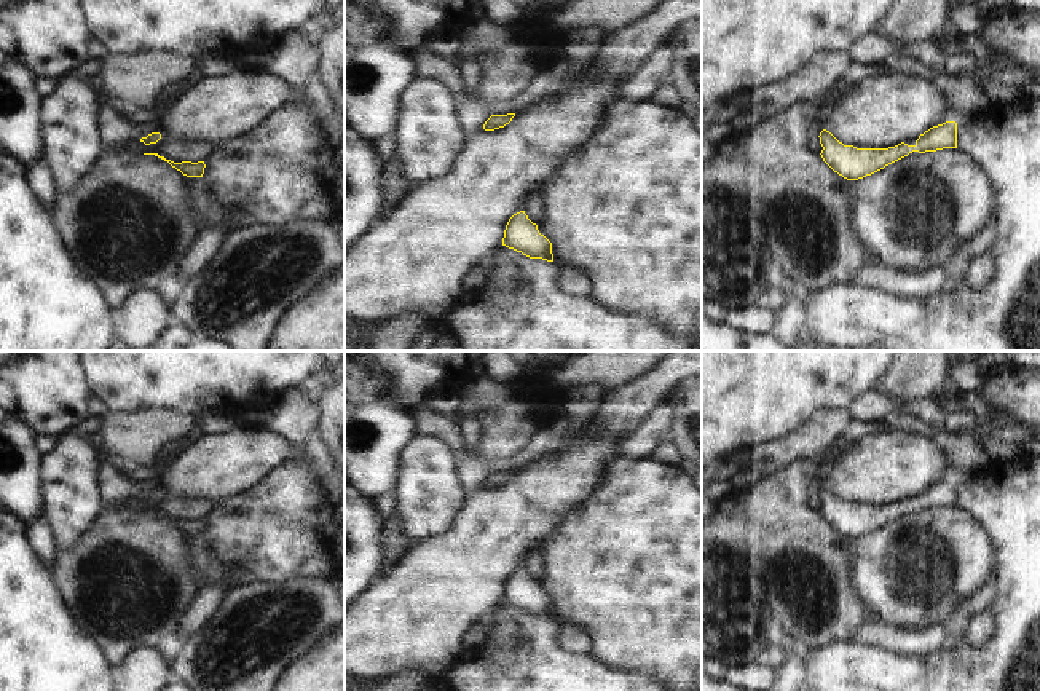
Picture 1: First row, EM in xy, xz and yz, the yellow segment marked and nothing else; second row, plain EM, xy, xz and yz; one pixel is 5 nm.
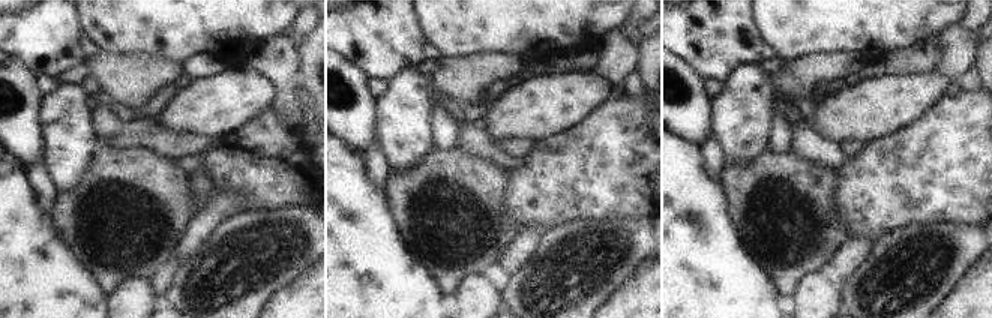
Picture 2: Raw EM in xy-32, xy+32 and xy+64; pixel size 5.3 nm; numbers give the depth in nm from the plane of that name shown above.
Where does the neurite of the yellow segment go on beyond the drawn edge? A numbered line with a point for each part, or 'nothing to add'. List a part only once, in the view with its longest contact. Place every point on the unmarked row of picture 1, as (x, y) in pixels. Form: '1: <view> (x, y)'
nothing to add

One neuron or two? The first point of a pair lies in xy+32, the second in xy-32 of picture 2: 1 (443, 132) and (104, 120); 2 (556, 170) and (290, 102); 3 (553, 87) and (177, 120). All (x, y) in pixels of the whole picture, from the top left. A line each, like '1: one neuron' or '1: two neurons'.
1: one neuron
2: two neurons
3: one neuron

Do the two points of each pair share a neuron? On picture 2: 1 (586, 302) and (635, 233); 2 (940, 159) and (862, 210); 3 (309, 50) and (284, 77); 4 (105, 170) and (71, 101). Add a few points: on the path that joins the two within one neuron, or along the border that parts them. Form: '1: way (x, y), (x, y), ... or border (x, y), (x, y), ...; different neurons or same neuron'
1: way (604, 284), (628, 258), (631, 251); same neuron
2: way (920, 176), (901, 179), (881, 191); same neuron
3: border (296, 48), (299, 54), (299, 84); different neurons
4: border (98, 147), (90, 167), (80, 182); different neurons

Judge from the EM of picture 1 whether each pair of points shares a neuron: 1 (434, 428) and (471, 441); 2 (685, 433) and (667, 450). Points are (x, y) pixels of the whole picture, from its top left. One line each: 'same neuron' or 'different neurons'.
1: different neurons
2: different neurons

